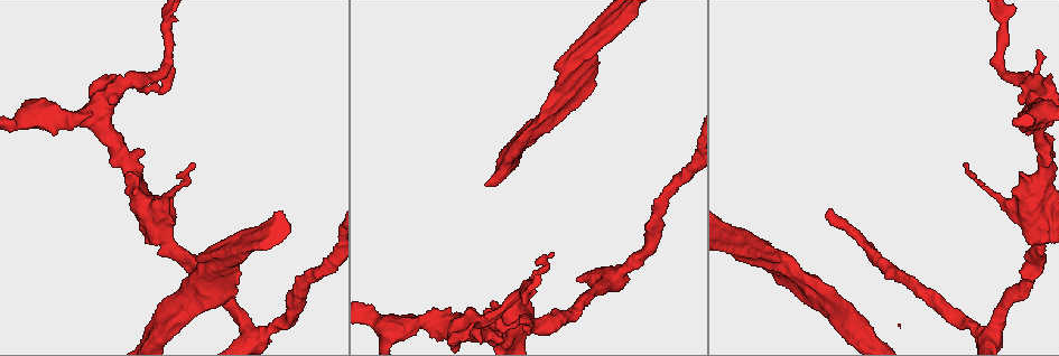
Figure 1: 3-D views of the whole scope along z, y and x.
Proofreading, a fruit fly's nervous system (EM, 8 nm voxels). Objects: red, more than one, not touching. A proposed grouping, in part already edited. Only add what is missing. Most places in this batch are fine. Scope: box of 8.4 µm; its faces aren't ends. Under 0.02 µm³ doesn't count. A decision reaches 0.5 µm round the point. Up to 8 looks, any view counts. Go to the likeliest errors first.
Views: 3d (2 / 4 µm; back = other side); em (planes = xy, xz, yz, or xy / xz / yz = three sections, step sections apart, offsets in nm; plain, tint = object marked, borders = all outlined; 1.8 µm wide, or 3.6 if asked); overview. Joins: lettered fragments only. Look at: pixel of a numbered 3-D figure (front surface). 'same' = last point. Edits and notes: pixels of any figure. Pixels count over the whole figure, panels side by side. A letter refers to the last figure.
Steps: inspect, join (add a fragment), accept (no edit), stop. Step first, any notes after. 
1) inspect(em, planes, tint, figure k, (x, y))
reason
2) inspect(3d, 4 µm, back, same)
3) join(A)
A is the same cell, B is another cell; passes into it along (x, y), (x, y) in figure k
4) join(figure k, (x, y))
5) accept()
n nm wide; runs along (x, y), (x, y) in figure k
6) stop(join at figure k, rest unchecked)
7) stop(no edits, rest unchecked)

inspect(em, planes, borders, figure 1, (525, 326))
free end

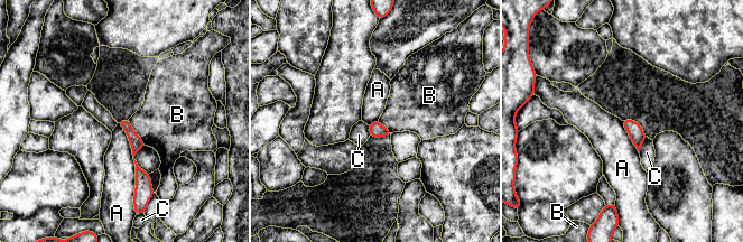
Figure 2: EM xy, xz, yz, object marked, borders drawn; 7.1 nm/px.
accept()
A, B and C are other cells; border along (118, 123), (135, 164), (133, 202) in figure 2; no lettered fragment goes on from it

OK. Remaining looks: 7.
inspect(em, xz, step 8, tint, figure 1, (241, 245))
three-way junction

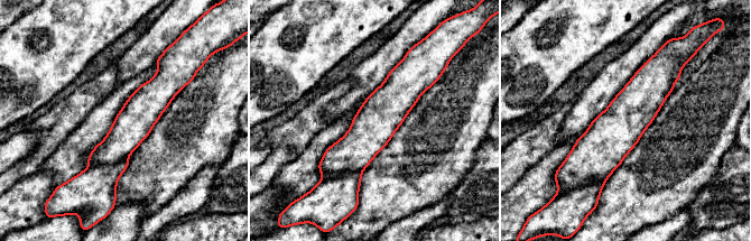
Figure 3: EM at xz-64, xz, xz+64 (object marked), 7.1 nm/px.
inspect(em, planes, borders, same)
another direction

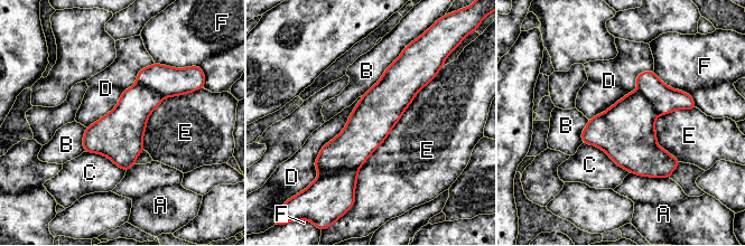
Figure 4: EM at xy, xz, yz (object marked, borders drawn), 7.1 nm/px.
accept()
320 nm wide; A, B, C, D, E and F are other cells; none of them fits

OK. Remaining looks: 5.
inspect(3d, 2 µm, figure 1, (183, 282))
stops while still wide

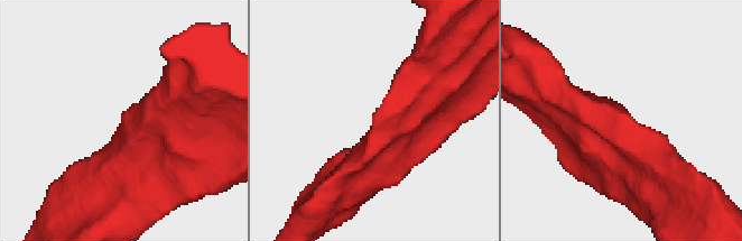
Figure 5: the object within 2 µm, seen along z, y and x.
inspect(em, planes, borders, figure 5, (122, 113))

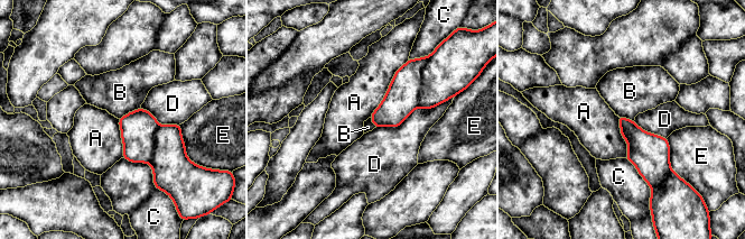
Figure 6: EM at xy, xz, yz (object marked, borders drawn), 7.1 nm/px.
accept()
D touches over 550 nm; A, B, C, D and E are other cells; no lettered fragment goes on from it

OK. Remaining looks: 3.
stop(no edits, rest unchecked)

